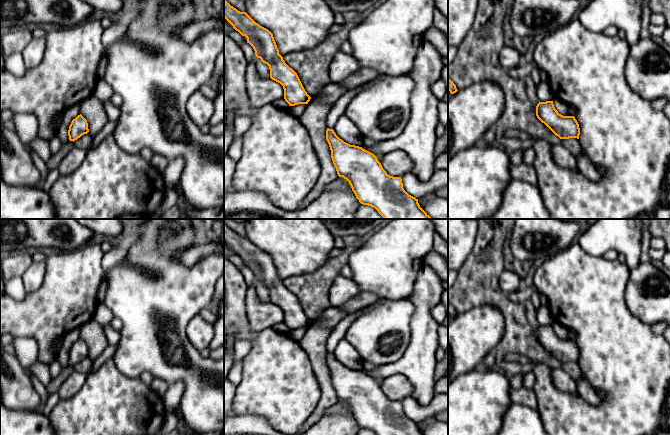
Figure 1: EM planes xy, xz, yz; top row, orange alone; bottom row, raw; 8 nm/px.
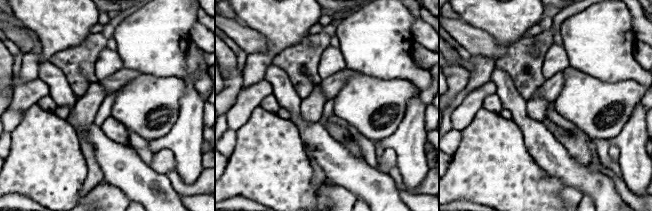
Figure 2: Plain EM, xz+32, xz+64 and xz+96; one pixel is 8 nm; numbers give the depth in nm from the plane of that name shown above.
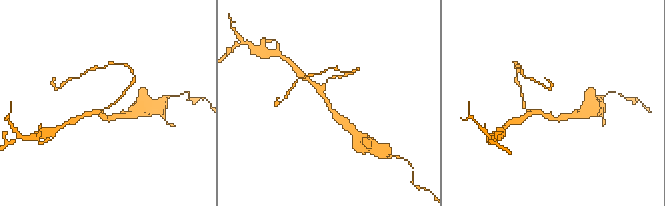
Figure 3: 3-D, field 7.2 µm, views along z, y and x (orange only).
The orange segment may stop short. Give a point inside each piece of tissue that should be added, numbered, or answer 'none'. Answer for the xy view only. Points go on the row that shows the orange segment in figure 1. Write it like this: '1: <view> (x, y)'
none

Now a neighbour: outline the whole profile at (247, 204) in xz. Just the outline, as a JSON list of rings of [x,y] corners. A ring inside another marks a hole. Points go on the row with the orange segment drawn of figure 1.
[[[224,155],[224,219],[357,219],[356,212],[361,203],[353,191],[326,192],[305,209],[286,211],[275,206],[262,192],[234,190],[232,182],[235,169],[236,162]]]

